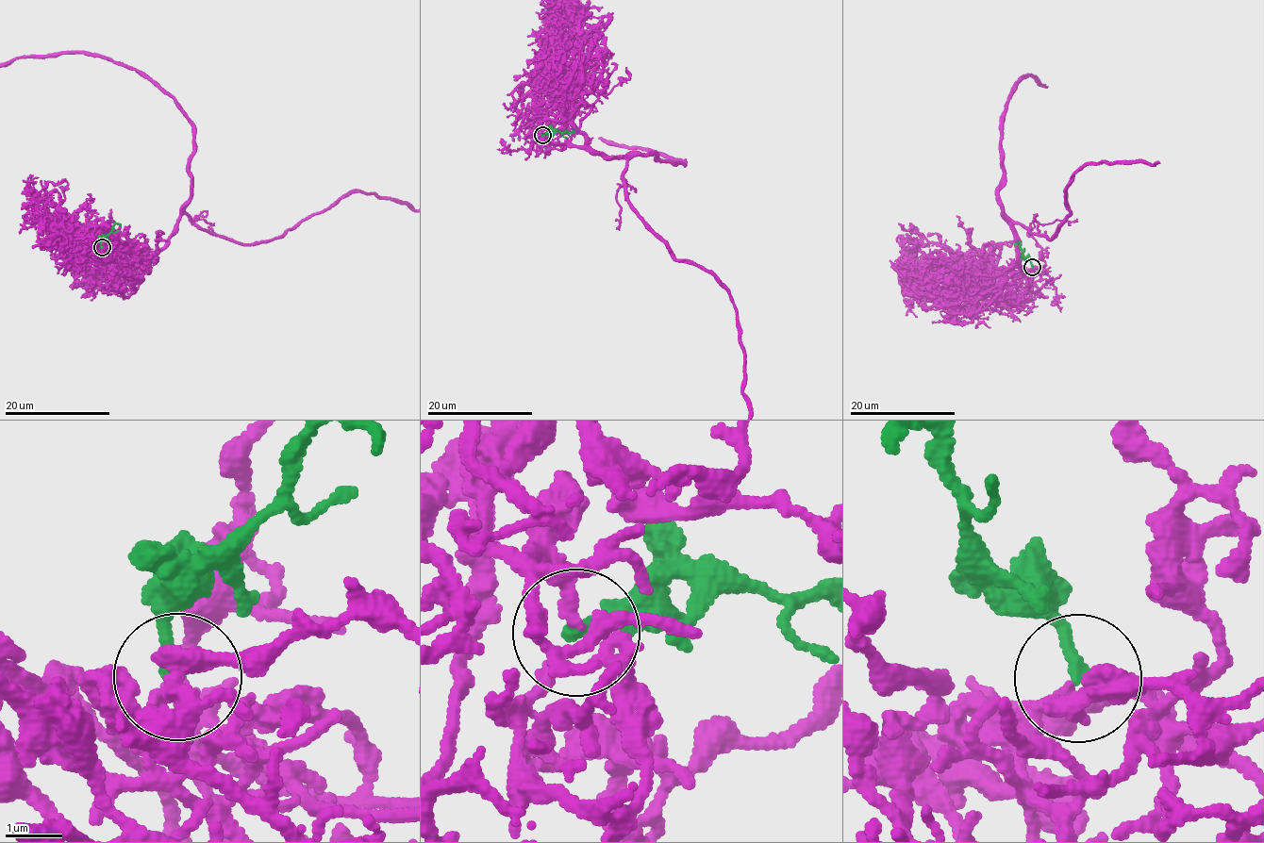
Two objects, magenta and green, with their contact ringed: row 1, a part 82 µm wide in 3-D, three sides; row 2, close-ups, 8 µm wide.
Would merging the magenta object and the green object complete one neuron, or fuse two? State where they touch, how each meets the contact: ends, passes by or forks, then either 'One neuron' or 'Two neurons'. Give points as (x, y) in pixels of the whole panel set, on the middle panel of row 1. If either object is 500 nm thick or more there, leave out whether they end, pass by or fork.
Place: (542, 135). At the ring magenta ends. At the ring green ends. One neuron

